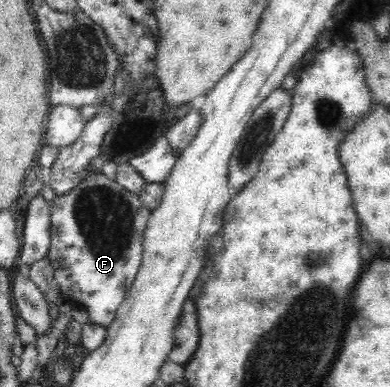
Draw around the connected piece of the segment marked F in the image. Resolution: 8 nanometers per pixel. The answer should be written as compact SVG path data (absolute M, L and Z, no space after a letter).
M90 170L87 173L87 177L77 185L73 187L69 193L65 195L57 196L53 199L52 205L50 207L50 247L47 253L47 259L51 262L51 265L54 269L54 280L57 282L57 285L60 287L61 295L68 299L74 306L83 308L87 313L89 313L89 320L93 324L97 324L103 327L107 327L116 316L117 308L121 305L121 302L124 300L126 293L129 291L129 288L132 286L132 283L137 275L139 266L142 262L143 255L143 234L149 217L151 217L152 210L146 208L141 201L141 198L136 193L131 193L126 191L122 185L119 185L115 180L111 180L105 176L101 171L94 172Z

